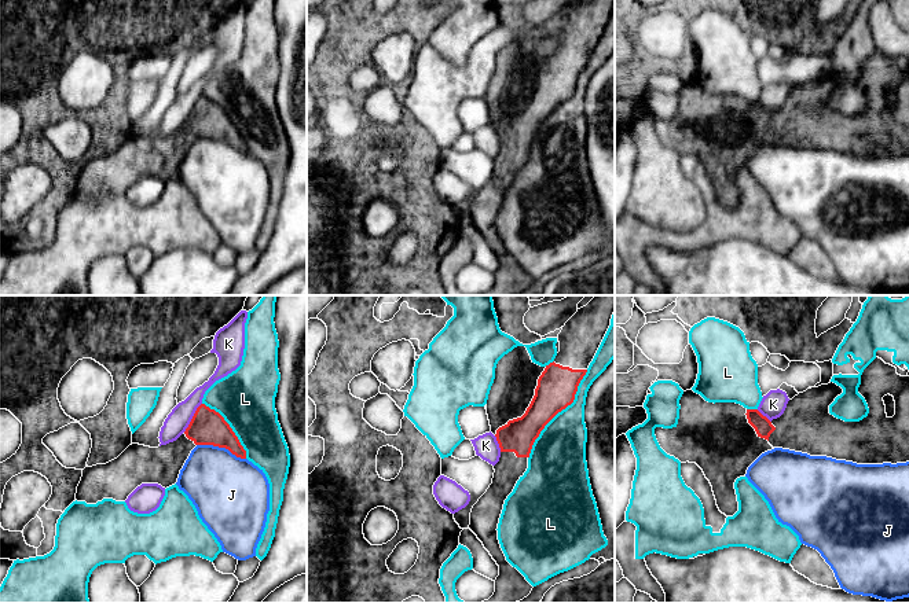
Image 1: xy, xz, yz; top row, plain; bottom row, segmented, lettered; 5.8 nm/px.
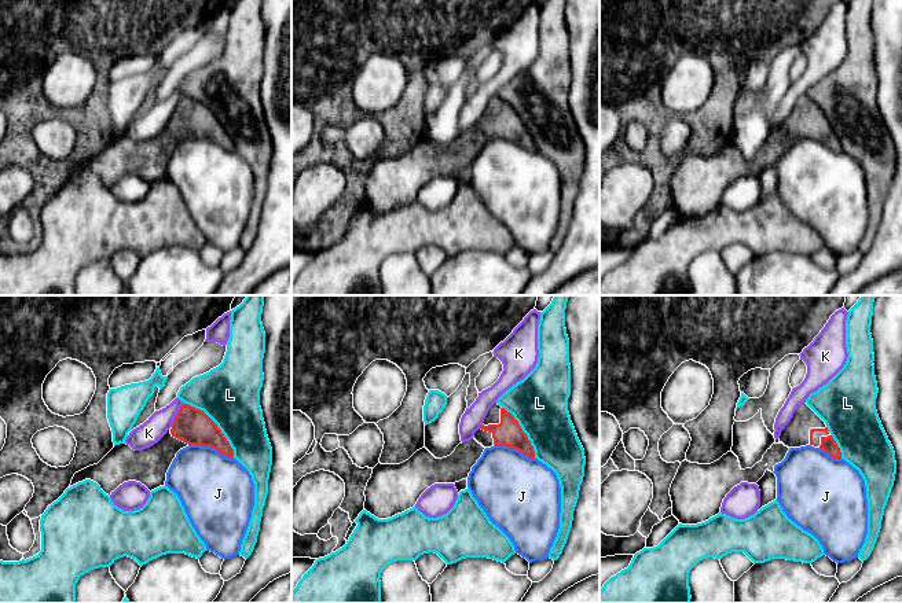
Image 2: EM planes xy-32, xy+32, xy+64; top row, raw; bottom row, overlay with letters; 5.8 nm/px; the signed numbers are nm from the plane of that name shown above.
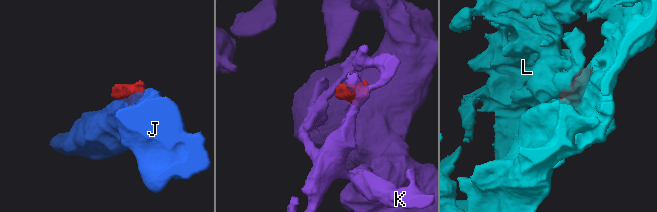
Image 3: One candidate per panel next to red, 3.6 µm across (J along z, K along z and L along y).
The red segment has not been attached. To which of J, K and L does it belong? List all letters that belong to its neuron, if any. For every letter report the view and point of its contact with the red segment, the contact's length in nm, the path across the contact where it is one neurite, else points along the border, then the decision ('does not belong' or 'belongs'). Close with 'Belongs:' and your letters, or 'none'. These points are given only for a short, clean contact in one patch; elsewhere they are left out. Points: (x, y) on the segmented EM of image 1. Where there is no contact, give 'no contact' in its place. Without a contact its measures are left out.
J: contact xy (222, 447); length 300 nm; does not belong
K: contact xy (193, 418); length 200 nm; border xy (201, 403), (183, 431); does not belong
L: contact xz (559, 411); length 600 nm; does not belong
Belongs: none

